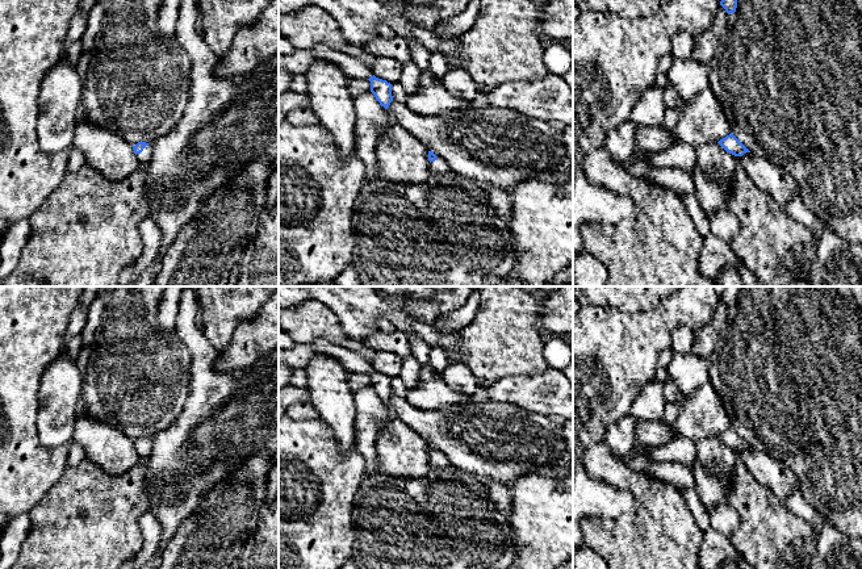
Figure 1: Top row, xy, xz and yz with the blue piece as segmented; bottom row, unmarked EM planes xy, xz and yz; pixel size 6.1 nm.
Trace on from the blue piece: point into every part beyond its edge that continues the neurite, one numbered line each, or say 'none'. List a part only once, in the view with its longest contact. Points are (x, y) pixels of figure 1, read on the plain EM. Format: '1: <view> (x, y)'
1: xy (145, 450)

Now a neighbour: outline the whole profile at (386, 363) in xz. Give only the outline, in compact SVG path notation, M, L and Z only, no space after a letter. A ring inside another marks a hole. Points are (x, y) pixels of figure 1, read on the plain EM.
M373 351L372 367L376 372L393 378L399 376L403 359L396 353L386 351Z

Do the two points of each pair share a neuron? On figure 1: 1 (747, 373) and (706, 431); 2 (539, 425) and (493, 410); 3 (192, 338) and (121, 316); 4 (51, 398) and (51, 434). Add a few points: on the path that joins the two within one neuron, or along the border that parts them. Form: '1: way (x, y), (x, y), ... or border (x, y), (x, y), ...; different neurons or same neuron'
1: border (724, 409), (731, 426); different neurons
2: way (527, 425), (507, 425), (505, 422); same neuron
3: border (172, 330), (176, 343), (191, 354), (191, 359); different neurons
4: way (51, 408), (51, 425); same neuron

